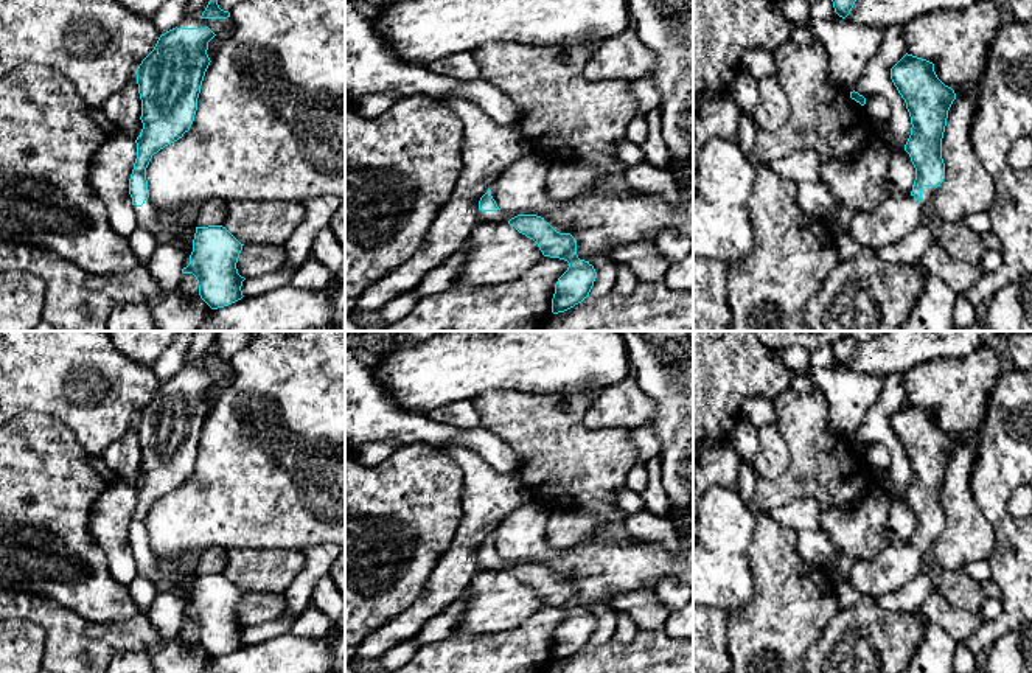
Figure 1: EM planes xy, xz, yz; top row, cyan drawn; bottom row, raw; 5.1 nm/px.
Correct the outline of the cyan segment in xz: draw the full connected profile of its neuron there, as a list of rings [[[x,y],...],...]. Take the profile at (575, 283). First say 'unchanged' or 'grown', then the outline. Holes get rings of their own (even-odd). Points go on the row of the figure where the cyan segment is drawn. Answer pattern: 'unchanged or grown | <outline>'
grown | [[[488,188],[479,201],[480,222],[508,222],[519,233],[533,239],[544,256],[560,258],[569,263],[567,270],[558,278],[552,298],[552,312],[564,312],[581,303],[594,286],[597,272],[589,261],[577,255],[577,241],[570,233],[558,228],[550,221],[536,214],[518,214],[507,219],[497,207],[494,188]]]

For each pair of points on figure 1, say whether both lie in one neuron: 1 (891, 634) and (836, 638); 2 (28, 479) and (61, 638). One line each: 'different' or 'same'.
1: same
2: different

